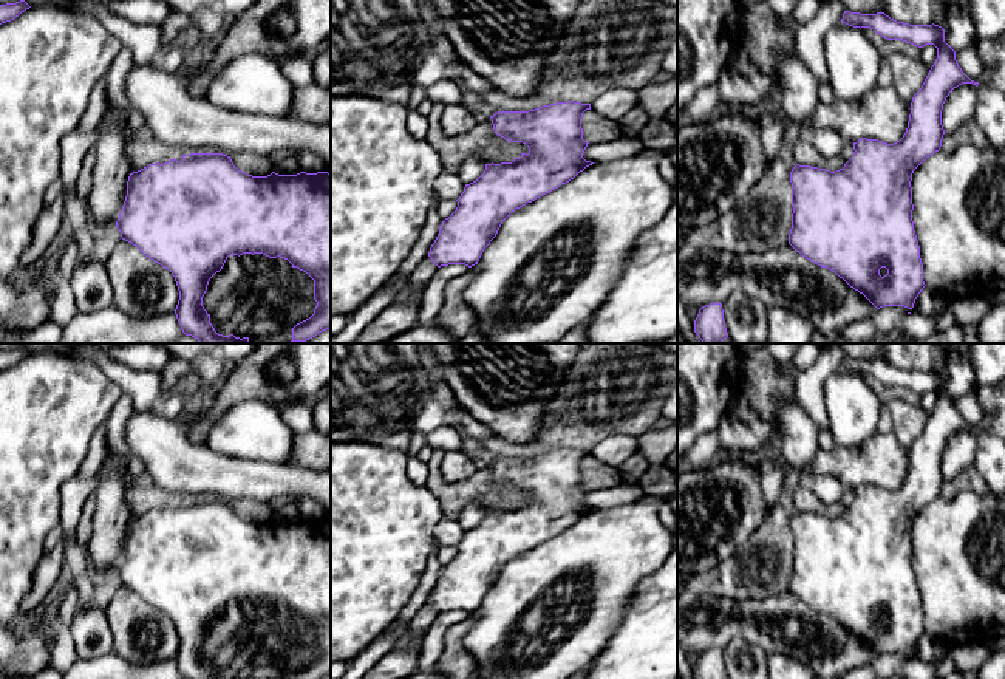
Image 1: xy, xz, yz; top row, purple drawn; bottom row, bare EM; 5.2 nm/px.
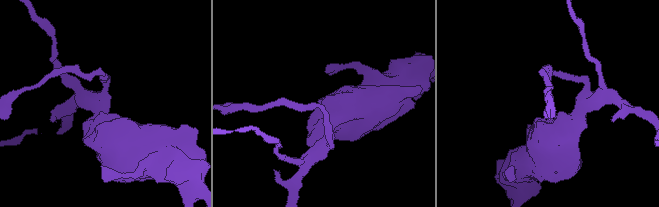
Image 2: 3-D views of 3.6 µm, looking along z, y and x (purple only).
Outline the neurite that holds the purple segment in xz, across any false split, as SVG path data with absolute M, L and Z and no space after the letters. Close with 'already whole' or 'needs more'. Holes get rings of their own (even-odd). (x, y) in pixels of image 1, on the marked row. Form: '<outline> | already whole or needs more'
M567 101L490 116L498 136L526 144L529 153L521 153L512 162L485 164L484 173L465 184L456 210L442 221L428 252L438 268L478 264L512 212L594 164L583 158L589 144L581 128L586 110L591 110L591 104Z | already whole

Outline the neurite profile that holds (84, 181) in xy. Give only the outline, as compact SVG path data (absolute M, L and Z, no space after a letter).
M91 148L85 155L79 176L76 179L76 192L77 192L79 198L85 203L91 192L94 165L96 165L96 152L94 152L94 148Z

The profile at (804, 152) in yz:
M799 135L799 139L793 147L793 158L799 165L810 165L818 169L827 167L827 159L815 148L812 138L806 135Z

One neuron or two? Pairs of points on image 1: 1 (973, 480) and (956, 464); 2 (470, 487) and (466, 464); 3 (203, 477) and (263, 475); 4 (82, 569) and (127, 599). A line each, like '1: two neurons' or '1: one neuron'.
1: two neurons
2: two neurons
3: one neuron
4: two neurons

